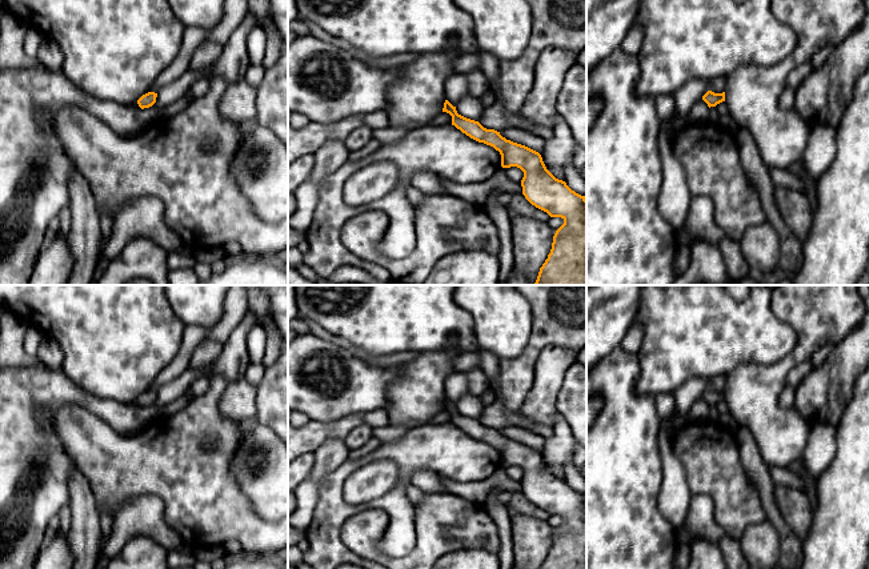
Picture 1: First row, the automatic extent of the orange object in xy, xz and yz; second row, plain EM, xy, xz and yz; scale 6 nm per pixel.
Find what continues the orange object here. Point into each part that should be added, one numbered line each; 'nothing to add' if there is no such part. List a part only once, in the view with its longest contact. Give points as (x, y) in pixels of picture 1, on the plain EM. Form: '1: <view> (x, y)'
nothing to add

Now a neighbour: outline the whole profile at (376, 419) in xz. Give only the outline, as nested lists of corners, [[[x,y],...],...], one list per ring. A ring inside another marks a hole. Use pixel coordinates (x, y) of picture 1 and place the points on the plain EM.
[[[376,409],[376,410],[364,413],[364,424],[372,428],[389,426],[389,416],[385,409]]]

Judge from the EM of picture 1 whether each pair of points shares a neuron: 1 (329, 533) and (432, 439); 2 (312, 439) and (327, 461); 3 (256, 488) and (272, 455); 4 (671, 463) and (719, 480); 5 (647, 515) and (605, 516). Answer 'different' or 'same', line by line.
1: same
2: different
3: same
4: different
5: same

